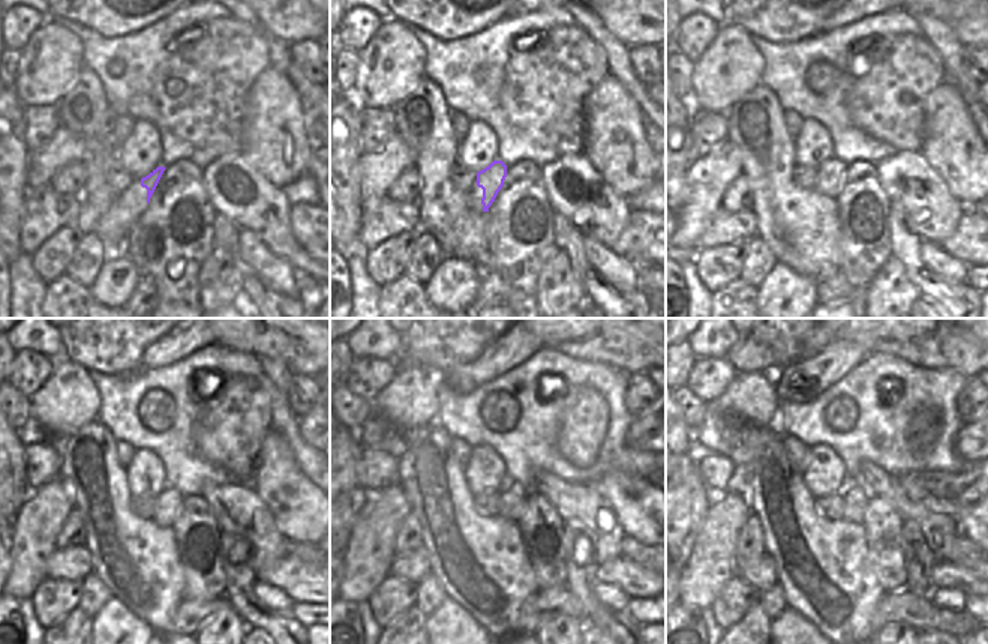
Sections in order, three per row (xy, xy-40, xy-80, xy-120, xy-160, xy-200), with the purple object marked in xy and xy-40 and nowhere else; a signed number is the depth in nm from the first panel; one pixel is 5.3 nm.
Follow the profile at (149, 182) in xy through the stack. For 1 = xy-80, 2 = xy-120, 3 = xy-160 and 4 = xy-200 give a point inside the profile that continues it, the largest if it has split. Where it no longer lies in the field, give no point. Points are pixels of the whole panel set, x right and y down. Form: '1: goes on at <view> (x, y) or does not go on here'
1: goes on at xy-80 (831, 174)
2: goes on at xy-120 (168, 503)
3: goes on at xy-160 (513, 496)
4: goes on at xy-200 (855, 497)

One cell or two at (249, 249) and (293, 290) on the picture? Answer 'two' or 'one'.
one

